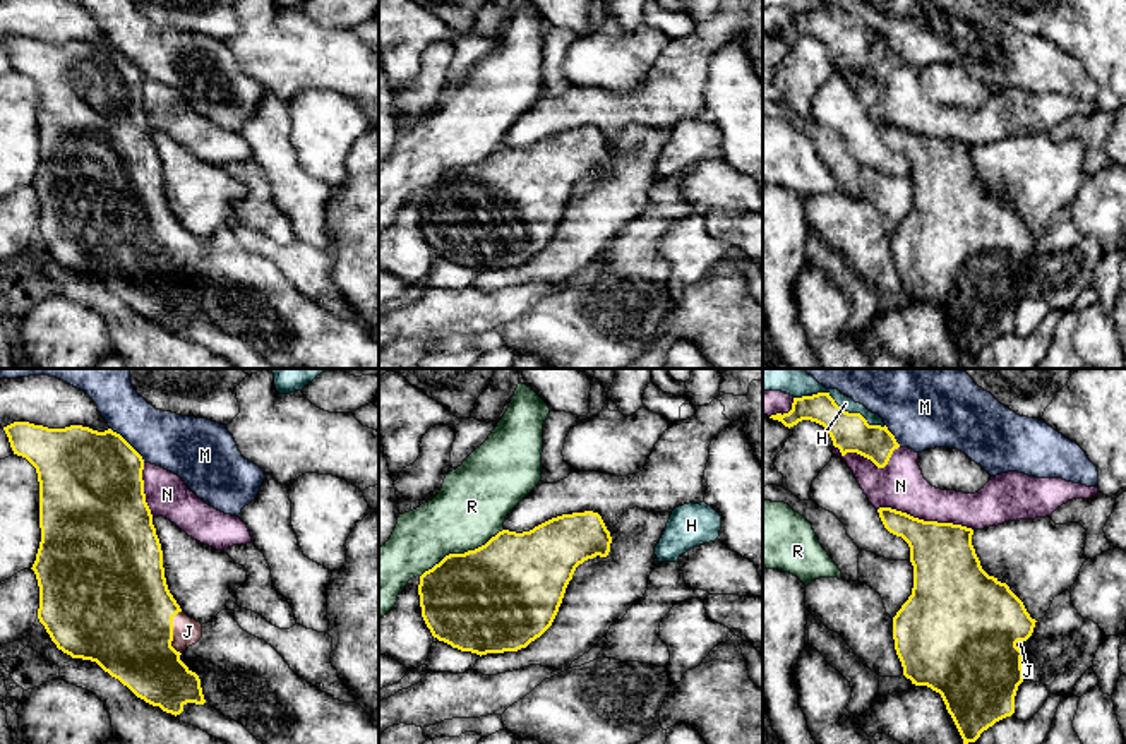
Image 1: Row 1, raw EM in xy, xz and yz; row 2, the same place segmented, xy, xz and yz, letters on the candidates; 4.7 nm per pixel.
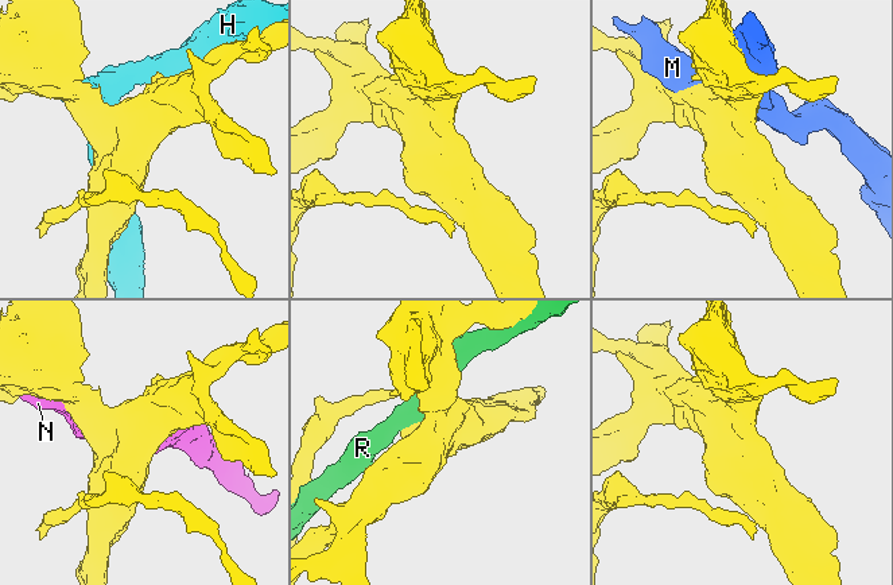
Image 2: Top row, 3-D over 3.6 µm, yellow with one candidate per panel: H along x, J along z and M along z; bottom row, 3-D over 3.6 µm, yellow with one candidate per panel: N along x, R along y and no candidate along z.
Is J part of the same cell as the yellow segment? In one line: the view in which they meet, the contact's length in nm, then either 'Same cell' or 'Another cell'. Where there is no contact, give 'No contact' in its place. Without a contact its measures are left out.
Touches yellow in xy. Shared border 200 nm. Same cell

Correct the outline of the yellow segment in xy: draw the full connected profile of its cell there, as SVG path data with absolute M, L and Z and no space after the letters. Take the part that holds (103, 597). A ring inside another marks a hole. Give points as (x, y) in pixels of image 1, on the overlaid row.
M14 422L3 427L3 430L9 437L14 454L26 458L36 468L38 473L41 542L36 554L36 561L31 569L34 571L39 586L38 619L45 626L51 641L57 645L58 650L70 655L72 658L96 662L105 672L108 672L111 677L118 679L123 686L127 686L137 698L144 699L153 706L159 706L166 713L177 717L183 711L183 706L187 703L204 705L206 699L202 694L199 675L180 660L180 655L202 638L202 624L189 617L168 590L163 567L161 543L156 535L153 514L144 494L142 456L120 434L113 432L111 429L105 432L98 432L82 425L48 429L29 422Z

